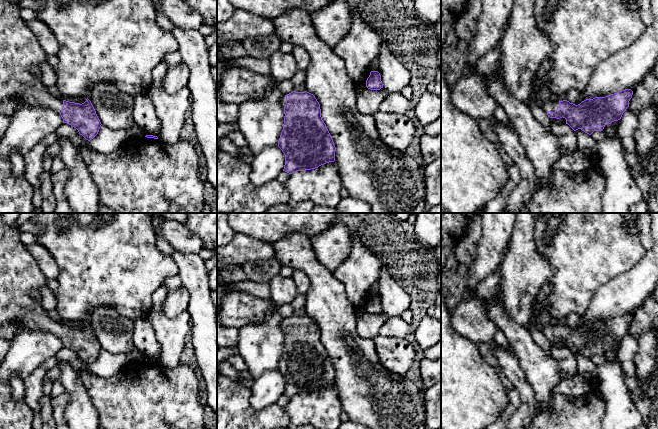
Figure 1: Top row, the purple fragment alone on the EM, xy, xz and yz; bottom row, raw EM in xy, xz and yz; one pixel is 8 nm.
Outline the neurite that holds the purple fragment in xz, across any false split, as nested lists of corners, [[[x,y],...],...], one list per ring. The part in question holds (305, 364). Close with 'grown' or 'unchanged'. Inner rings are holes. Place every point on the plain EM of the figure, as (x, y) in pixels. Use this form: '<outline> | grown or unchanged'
[[[293,315],[281,323],[284,331],[284,348],[278,371],[285,379],[283,395],[292,398],[318,392],[335,385],[336,371],[333,363],[321,341],[320,328],[315,320],[307,315]]] | grown

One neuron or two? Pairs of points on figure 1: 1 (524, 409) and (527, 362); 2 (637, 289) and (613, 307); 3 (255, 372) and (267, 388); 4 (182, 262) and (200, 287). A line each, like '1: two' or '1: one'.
1: two
2: one
3: two
4: one

